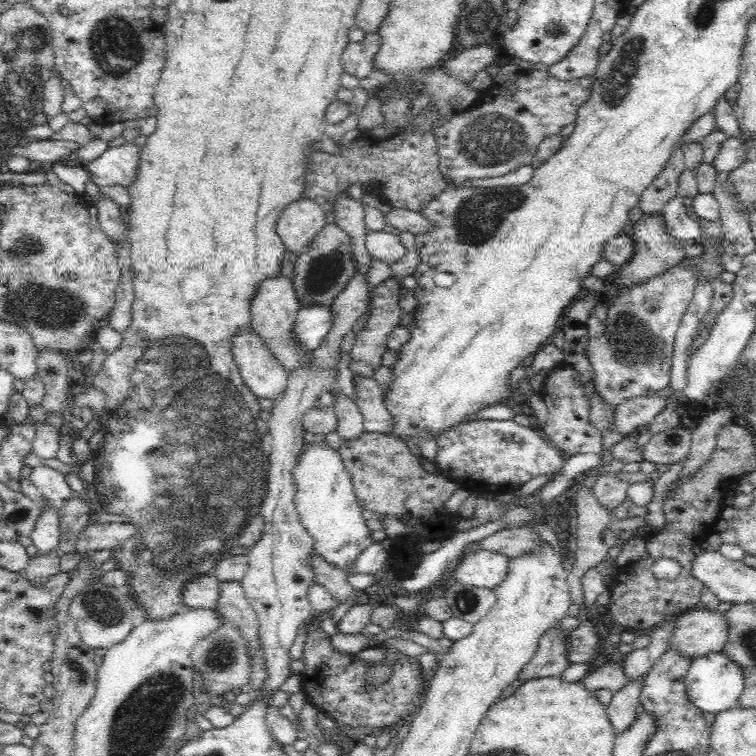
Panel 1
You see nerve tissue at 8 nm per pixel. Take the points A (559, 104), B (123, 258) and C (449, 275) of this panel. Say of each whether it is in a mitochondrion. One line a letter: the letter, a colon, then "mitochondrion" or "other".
A: other
B: other
C: other

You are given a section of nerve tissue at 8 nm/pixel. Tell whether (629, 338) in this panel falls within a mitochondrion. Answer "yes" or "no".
yes

